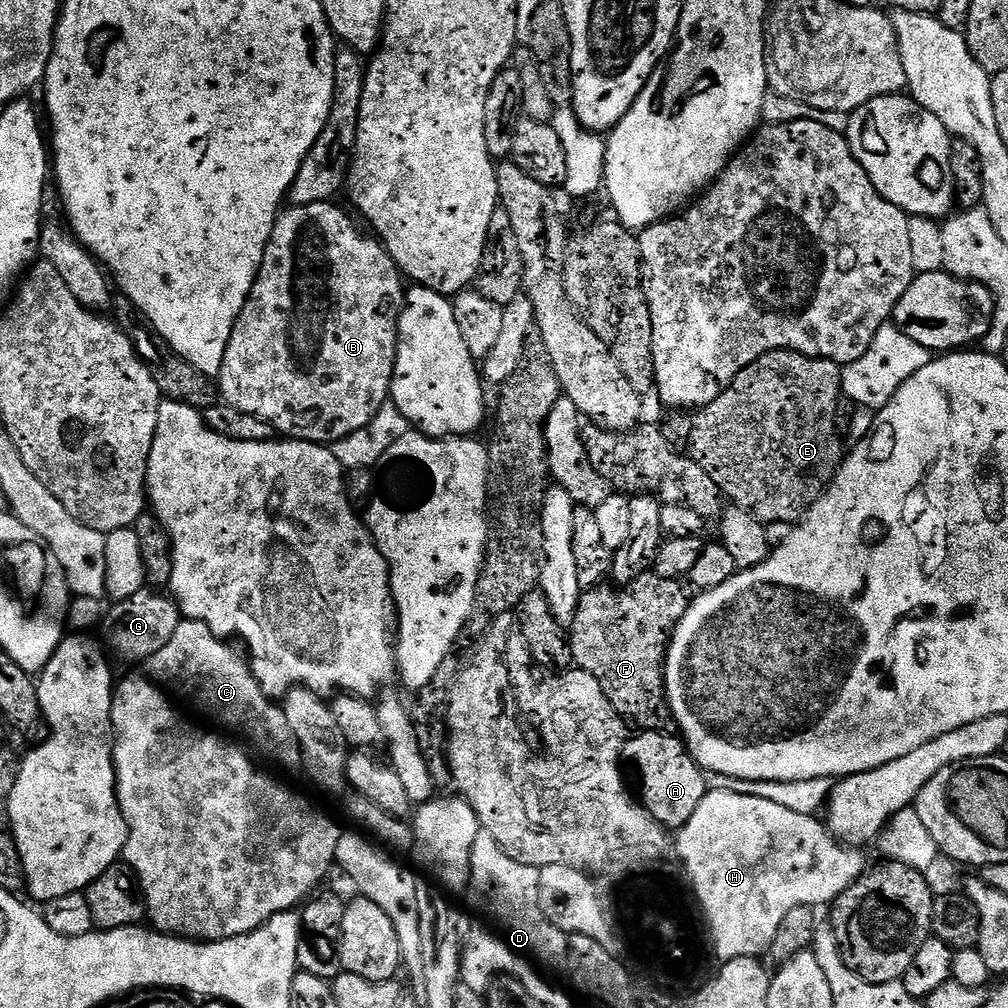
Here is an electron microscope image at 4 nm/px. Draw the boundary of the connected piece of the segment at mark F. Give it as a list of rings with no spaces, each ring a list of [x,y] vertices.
[[[645,574],[637,580],[631,580],[629,584],[623,585],[622,591],[619,587],[601,586],[599,588],[590,588],[580,593],[580,601],[576,607],[576,616],[570,625],[570,639],[572,642],[572,663],[579,671],[589,672],[602,686],[606,698],[614,706],[614,710],[629,725],[635,726],[640,730],[660,730],[665,727],[664,723],[669,723],[670,713],[668,711],[668,699],[664,696],[664,659],[668,653],[668,643],[672,640],[672,634],[675,632],[680,619],[686,614],[690,603],[689,589],[681,581],[662,578],[655,574]]]

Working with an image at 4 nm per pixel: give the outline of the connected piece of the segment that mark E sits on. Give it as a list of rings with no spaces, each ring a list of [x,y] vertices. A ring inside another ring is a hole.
[[[767,352],[762,358],[750,362],[750,366],[746,366],[739,372],[734,378],[734,382],[730,382],[728,389],[722,394],[718,394],[718,398],[714,398],[714,402],[710,402],[695,413],[693,436],[690,438],[687,455],[691,456],[694,462],[698,462],[698,466],[702,466],[702,470],[706,470],[706,474],[710,474],[710,478],[714,478],[720,491],[735,507],[746,510],[761,524],[784,522],[795,525],[804,519],[804,515],[811,510],[817,498],[827,492],[828,485],[831,484],[833,478],[836,477],[837,470],[840,469],[840,461],[846,455],[842,428],[836,425],[836,415],[840,412],[840,400],[842,401],[841,371],[841,365],[834,363],[833,360],[823,360],[817,356],[803,356],[797,352]]]

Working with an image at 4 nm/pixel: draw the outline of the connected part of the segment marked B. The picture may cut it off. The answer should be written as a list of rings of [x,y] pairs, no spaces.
[[[323,200],[317,204],[297,204],[281,211],[270,234],[270,242],[266,246],[266,254],[262,258],[262,266],[256,275],[252,292],[244,303],[242,314],[236,319],[236,325],[232,327],[230,342],[226,346],[226,358],[222,358],[218,392],[223,403],[234,406],[234,410],[242,410],[242,414],[254,414],[254,418],[262,418],[262,422],[285,437],[325,446],[331,446],[337,440],[354,434],[354,430],[362,430],[362,426],[366,426],[366,422],[378,414],[380,407],[389,403],[396,365],[396,343],[400,341],[400,312],[404,309],[406,280],[384,245],[371,235],[368,236],[363,236],[356,229],[355,222],[336,202]]]

